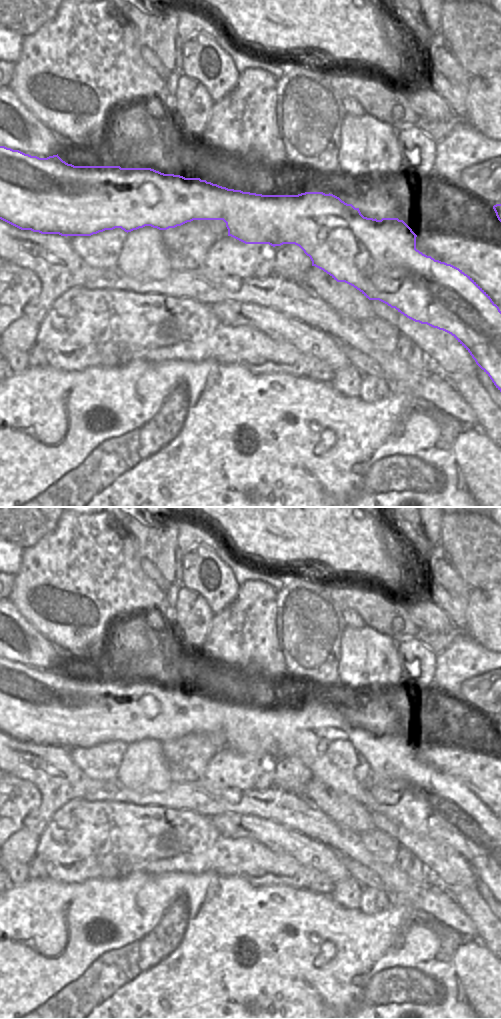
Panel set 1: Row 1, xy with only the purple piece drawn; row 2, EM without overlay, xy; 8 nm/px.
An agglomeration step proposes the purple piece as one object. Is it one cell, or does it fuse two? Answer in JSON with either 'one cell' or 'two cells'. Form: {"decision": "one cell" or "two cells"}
{"decision": "two cells"}

